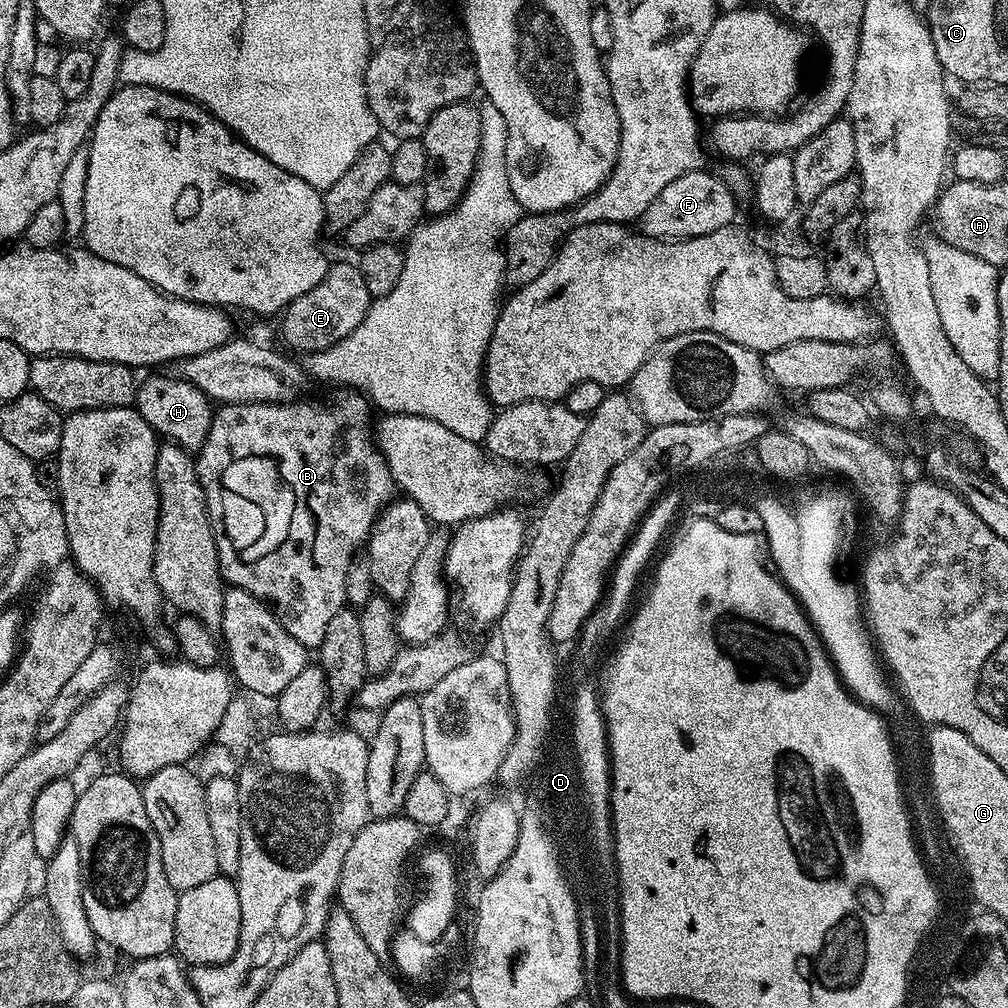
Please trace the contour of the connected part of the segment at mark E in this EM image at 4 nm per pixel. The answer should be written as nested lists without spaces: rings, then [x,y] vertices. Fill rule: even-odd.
[[[333,263],[327,274],[314,286],[314,290],[306,290],[302,298],[289,304],[282,313],[284,321],[280,324],[280,332],[284,340],[293,348],[293,353],[307,354],[321,352],[334,346],[346,334],[350,334],[366,318],[368,307],[374,297],[366,290],[366,282],[362,278],[359,267],[352,264]],[[296,351],[296,352],[295,352]]]

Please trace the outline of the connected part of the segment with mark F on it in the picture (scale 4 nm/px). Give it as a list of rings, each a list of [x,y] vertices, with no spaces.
[[[697,170],[682,174],[682,178],[674,178],[654,202],[646,210],[646,214],[638,221],[639,231],[645,236],[653,236],[655,240],[689,240],[702,234],[714,234],[714,230],[722,230],[733,223],[736,216],[736,200],[733,189],[724,183],[719,175],[711,176],[708,170]]]

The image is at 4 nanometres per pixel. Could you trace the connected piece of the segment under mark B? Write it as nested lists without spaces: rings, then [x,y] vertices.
[[[340,390],[329,404],[319,404],[316,400],[301,398],[287,404],[226,404],[215,409],[210,426],[210,434],[206,434],[206,442],[198,450],[195,457],[196,473],[200,475],[200,485],[208,503],[208,517],[212,523],[212,533],[216,539],[216,549],[220,555],[220,574],[233,588],[241,588],[254,598],[272,609],[272,613],[282,622],[286,634],[290,638],[298,638],[302,646],[309,650],[319,649],[326,638],[326,626],[330,626],[330,618],[338,614],[346,604],[346,574],[352,565],[356,552],[365,547],[368,537],[380,512],[392,503],[398,489],[394,478],[384,461],[384,455],[376,447],[374,439],[373,405],[369,397],[355,390]]]

